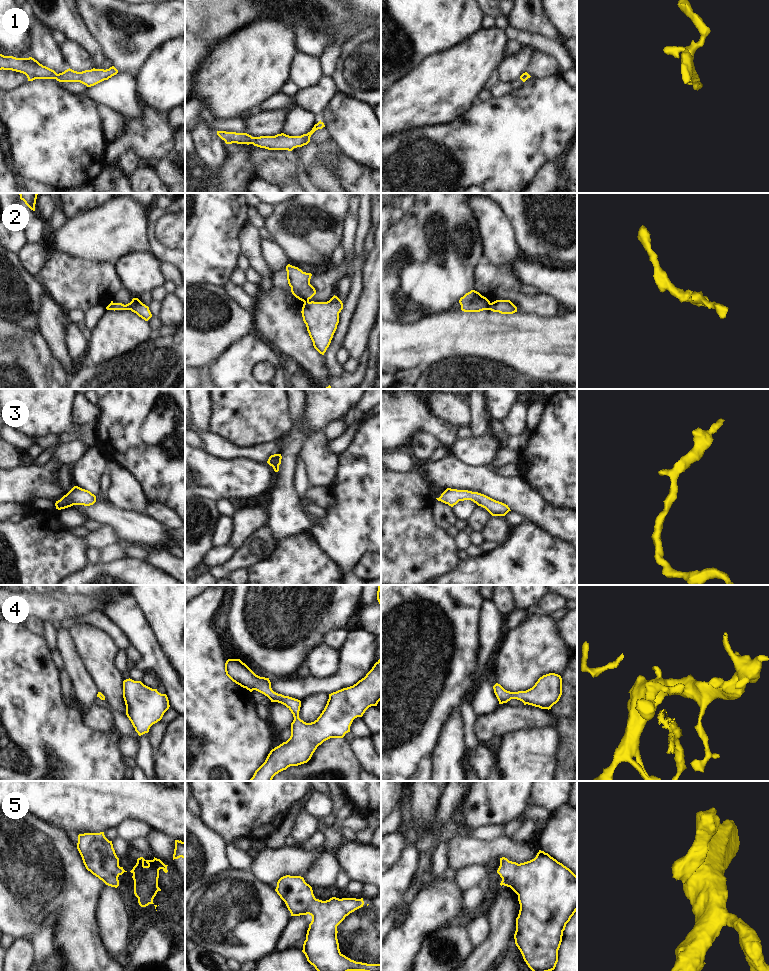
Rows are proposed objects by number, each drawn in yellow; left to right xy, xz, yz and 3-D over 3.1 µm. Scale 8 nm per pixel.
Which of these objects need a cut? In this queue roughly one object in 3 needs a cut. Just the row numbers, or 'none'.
2

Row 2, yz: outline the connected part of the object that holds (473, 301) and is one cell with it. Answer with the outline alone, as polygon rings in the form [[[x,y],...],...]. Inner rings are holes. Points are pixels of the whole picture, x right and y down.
[[[471,290],[460,298],[461,310],[464,312],[480,312],[490,310],[490,301],[479,292]]]

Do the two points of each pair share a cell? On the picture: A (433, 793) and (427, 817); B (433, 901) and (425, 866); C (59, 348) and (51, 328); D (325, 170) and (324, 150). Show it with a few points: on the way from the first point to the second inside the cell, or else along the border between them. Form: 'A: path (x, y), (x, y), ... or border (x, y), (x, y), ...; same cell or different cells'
A: path (427, 799), (427, 811); same cell
B: border (432, 882), (422, 889); different cells
C: path (56, 343), (54, 333); same cell
D: path (325, 165), (325, 155); same cell

